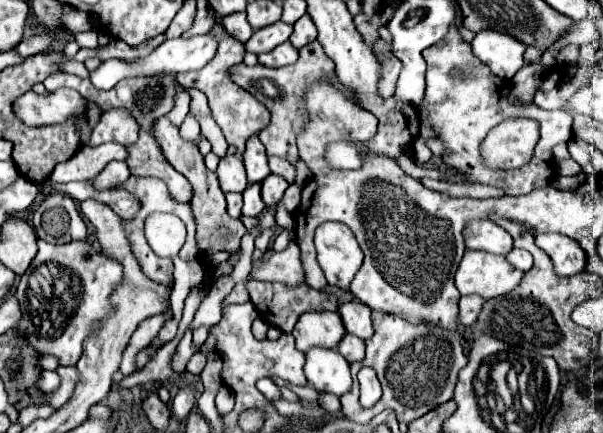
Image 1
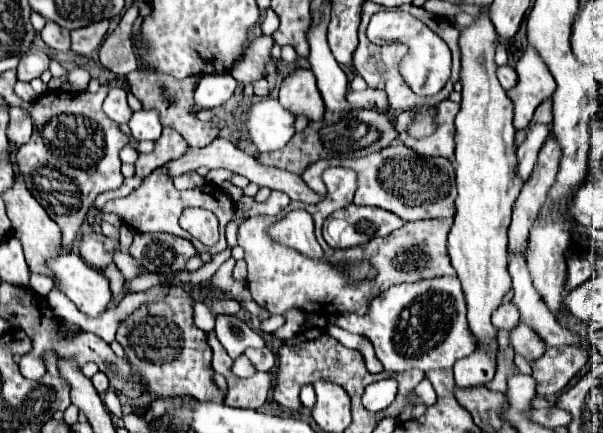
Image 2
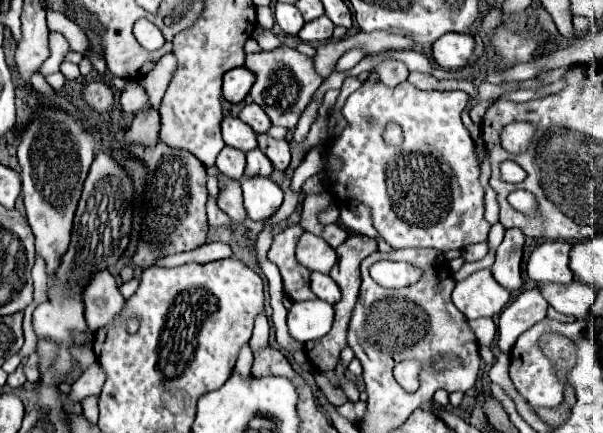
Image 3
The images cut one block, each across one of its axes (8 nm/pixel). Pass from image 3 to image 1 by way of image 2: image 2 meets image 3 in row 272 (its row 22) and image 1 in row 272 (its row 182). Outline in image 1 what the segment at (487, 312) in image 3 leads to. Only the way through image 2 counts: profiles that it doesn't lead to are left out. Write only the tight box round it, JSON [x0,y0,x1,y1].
[456,250,522,300]

